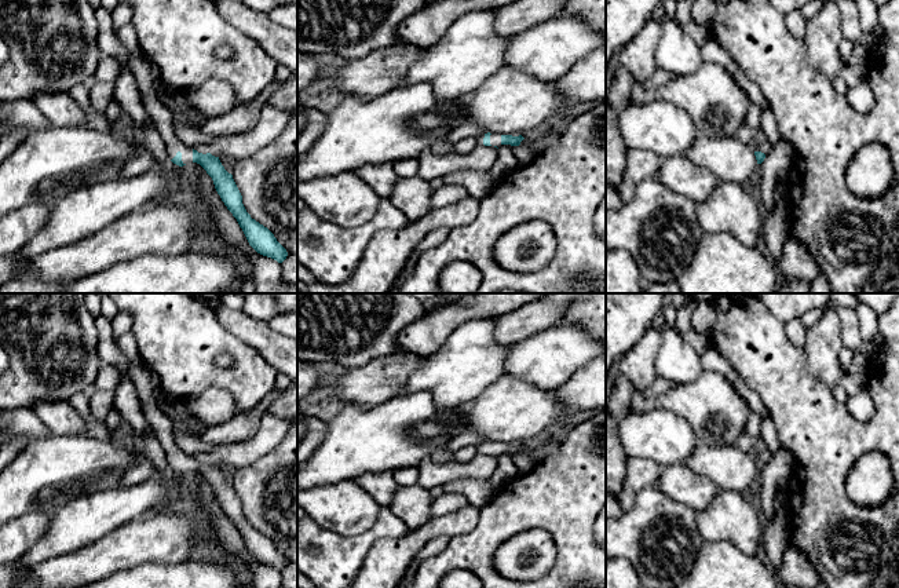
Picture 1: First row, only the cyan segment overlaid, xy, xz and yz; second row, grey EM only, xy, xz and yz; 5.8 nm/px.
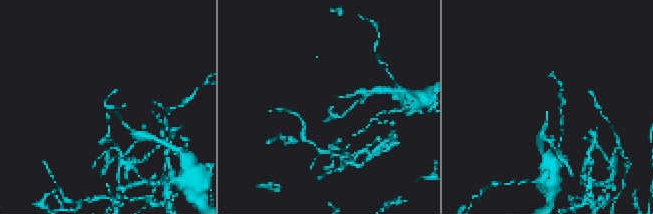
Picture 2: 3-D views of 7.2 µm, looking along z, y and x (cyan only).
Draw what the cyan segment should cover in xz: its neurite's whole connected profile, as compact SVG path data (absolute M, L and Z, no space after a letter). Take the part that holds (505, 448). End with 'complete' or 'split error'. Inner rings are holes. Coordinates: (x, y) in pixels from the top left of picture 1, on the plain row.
M490 441L479 442L476 446L478 453L494 454L497 457L501 453L519 454L523 448L525 446L522 443L512 445L512 443L501 443L501 442L490 442Z; split error

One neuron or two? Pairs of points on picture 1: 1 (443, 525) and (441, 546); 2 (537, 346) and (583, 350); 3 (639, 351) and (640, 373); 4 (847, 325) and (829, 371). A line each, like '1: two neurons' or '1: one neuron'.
1: two neurons
2: one neuron
3: one neuron
4: two neurons

